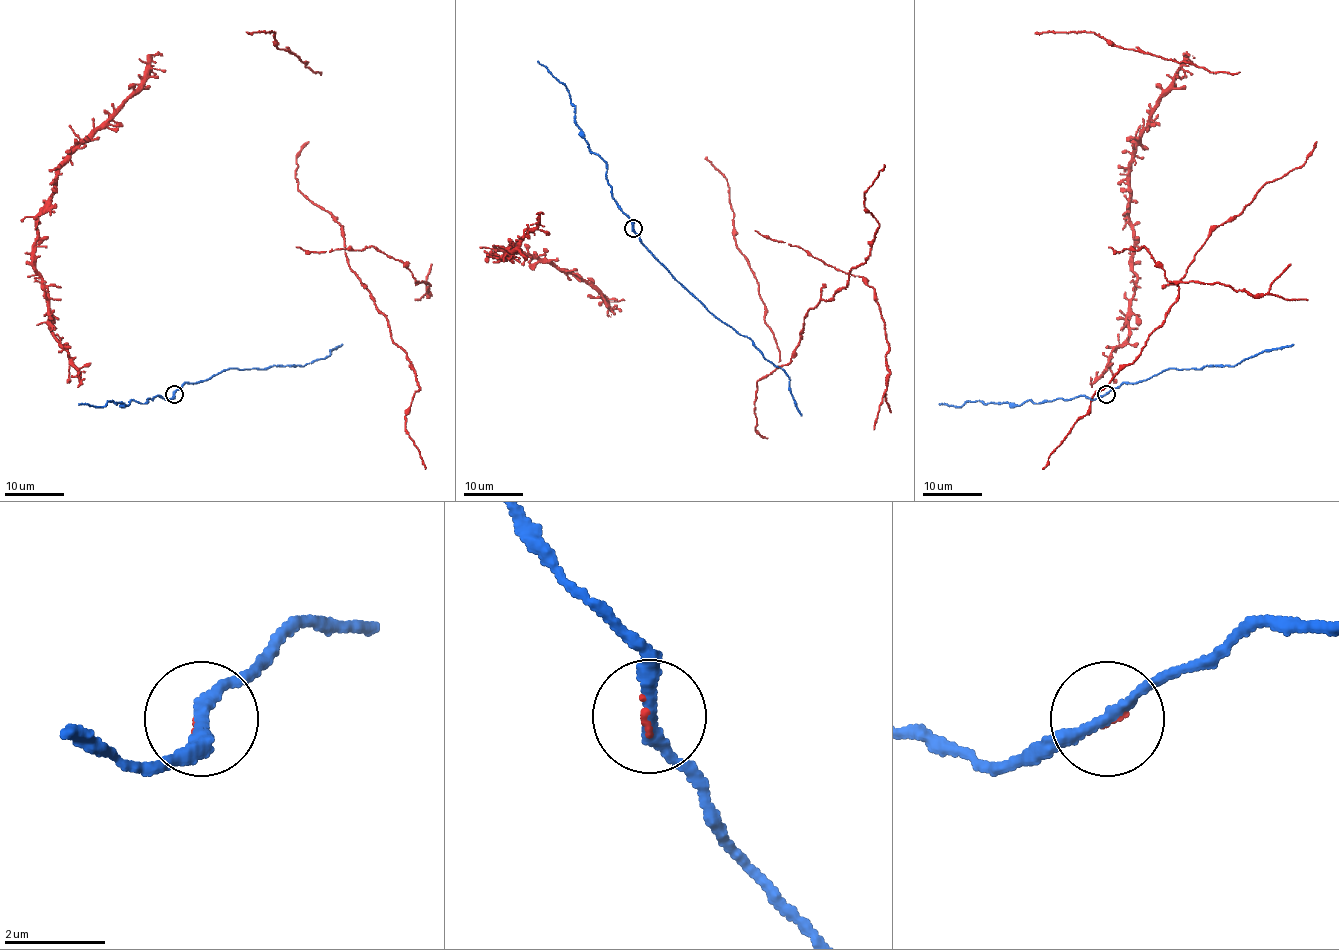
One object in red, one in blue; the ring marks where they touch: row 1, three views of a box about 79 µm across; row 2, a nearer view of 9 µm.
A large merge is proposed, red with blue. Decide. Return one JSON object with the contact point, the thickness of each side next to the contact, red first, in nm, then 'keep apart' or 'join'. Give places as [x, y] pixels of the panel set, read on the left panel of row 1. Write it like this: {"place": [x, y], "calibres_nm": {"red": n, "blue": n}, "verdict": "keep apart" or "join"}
{"place": [174, 394], "calibres_nm": {"red": 60, "blue": 240}, "verdict": "join"}

